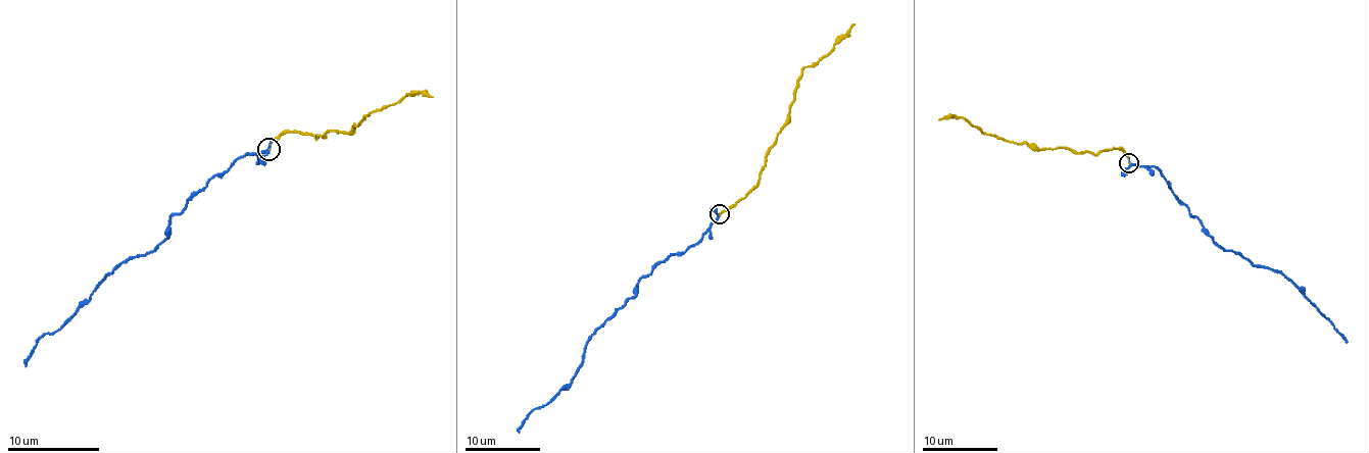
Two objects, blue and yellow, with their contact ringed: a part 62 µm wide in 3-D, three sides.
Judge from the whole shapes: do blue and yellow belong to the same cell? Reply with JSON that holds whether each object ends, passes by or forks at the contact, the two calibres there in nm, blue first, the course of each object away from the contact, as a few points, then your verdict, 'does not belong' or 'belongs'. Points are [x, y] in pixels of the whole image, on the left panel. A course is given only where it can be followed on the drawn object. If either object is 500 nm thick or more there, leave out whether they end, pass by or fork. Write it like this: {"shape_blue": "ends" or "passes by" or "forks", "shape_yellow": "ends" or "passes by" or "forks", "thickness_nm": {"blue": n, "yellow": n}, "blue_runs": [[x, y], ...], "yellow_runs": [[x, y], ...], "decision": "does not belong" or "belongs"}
{"shape_blue": "passes by", "shape_yellow": "ends", "thickness_nm": {"blue": 190, "yellow": 40}, "blue_runs": [[270, 150], [246, 152], [210, 180], [174, 213], [168, 235], [128, 257], [39, 340], [25, 367]], "yellow_runs": [[270, 150], [286, 132], [315, 139], [349, 132], [368, 113], [406, 95], [432, 97]], "decision": "belongs"}

